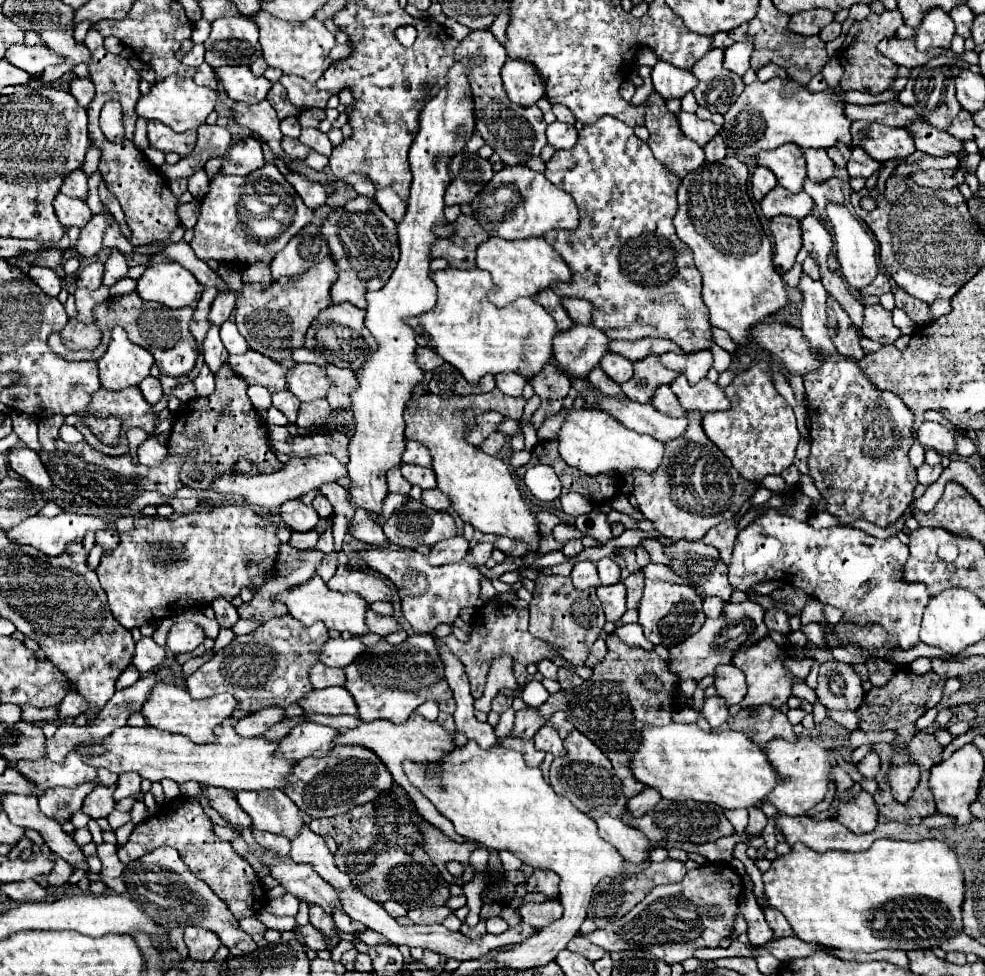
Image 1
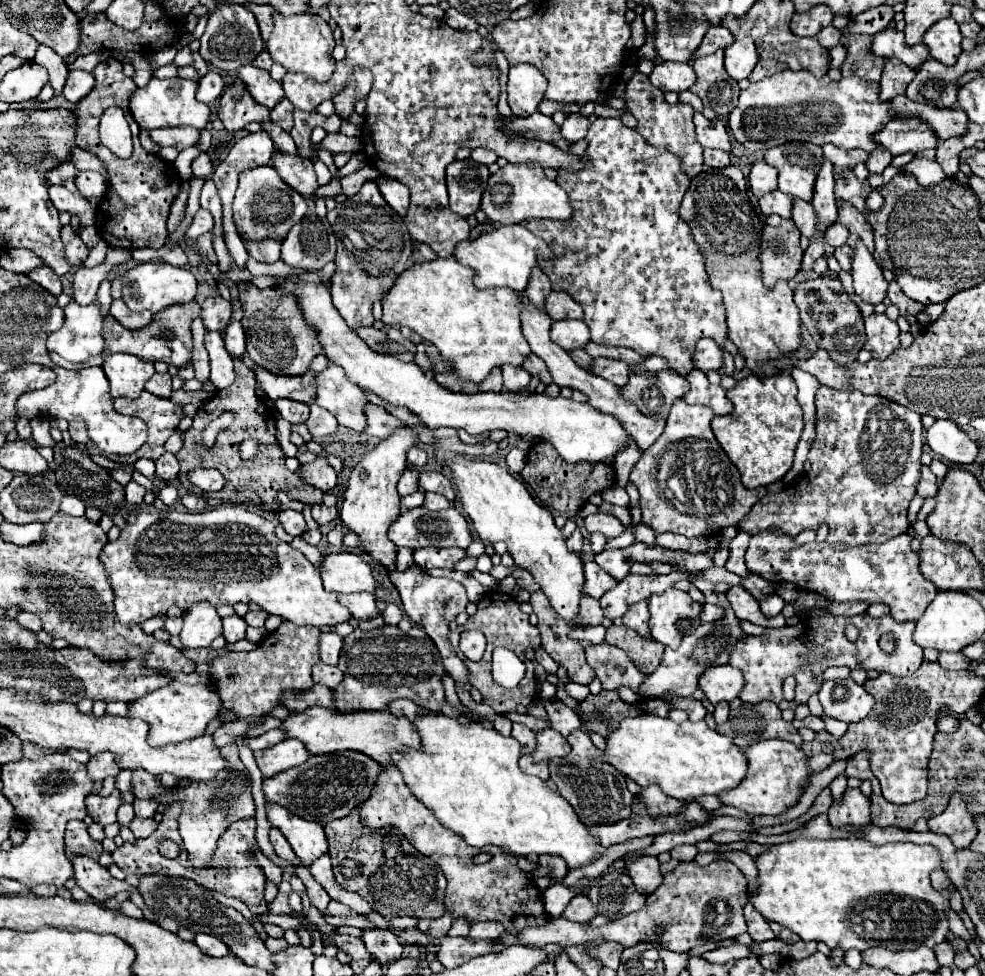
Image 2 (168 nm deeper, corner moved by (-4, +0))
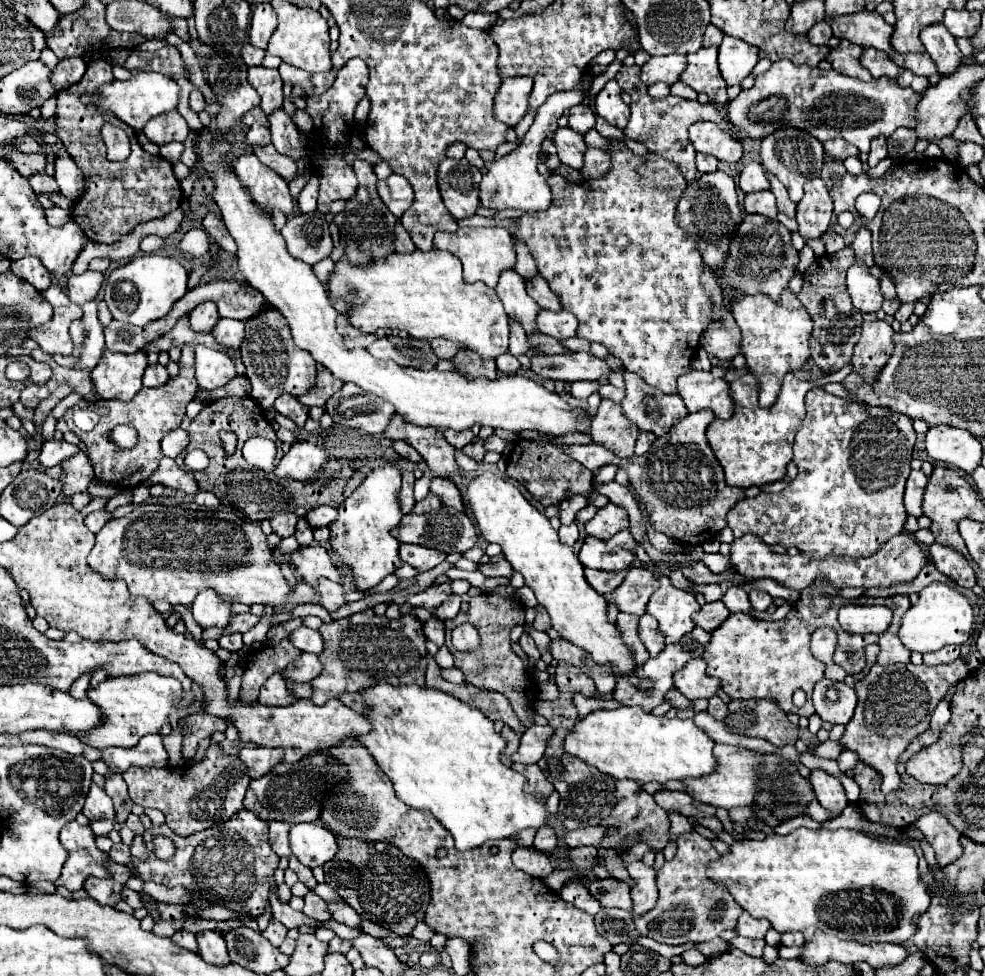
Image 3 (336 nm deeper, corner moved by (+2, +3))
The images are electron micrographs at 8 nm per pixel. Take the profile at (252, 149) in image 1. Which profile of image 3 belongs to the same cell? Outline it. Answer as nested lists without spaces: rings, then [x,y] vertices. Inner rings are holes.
[[[254,124],[246,134],[246,142],[244,142],[242,150],[250,150],[254,146],[266,146],[266,144],[270,144],[270,130],[266,126]]]

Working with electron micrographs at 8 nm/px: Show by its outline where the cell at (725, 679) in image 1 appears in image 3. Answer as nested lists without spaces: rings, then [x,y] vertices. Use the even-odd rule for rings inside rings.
[[[690,660],[684,668],[680,668],[674,674],[674,686],[688,698],[710,698],[714,696],[722,686],[720,680],[706,674],[706,662],[704,660]]]

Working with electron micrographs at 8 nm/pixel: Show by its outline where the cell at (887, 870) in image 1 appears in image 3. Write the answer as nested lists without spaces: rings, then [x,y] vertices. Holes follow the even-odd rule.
[[[798,828],[792,834],[772,834],[764,840],[744,840],[730,846],[730,852],[712,862],[708,876],[726,884],[734,900],[754,918],[766,918],[776,932],[802,932],[810,942],[816,930],[854,940],[870,942],[906,942],[916,934],[914,918],[930,906],[930,892],[918,874],[918,856],[906,844],[882,844],[858,830],[808,830]]]

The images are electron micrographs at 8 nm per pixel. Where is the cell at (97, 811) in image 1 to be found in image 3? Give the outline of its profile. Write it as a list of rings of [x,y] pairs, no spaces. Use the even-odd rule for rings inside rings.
[[[92,784],[92,788],[90,788],[82,812],[88,816],[88,820],[104,820],[104,818],[110,820],[114,829],[120,831],[120,824],[116,821],[116,812],[114,812],[110,796],[96,784]]]

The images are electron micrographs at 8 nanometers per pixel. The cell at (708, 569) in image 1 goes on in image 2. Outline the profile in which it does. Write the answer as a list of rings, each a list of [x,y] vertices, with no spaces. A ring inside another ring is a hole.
[[[732,587],[726,593],[726,597],[728,597],[738,619],[746,619],[746,621],[760,625],[760,627],[784,627],[786,625],[786,619],[782,613],[776,617],[770,617],[770,619],[764,617],[764,613],[758,607],[758,601],[744,587]]]

